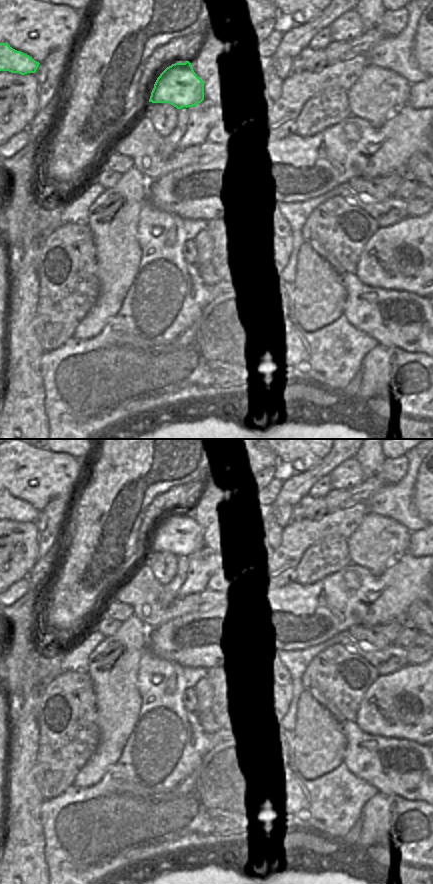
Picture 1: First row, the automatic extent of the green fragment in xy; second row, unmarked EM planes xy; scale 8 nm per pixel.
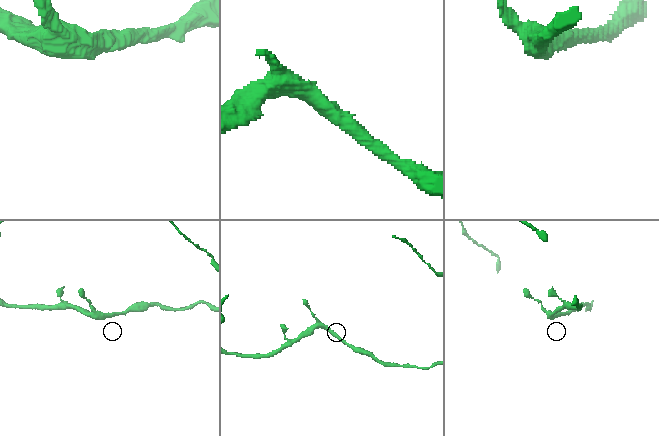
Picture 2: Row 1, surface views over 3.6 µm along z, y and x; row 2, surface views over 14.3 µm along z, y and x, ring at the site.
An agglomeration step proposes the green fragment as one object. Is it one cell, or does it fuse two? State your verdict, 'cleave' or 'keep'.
cleave

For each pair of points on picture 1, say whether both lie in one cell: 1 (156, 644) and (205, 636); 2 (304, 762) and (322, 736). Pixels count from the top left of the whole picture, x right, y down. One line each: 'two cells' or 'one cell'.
1: one cell
2: one cell

